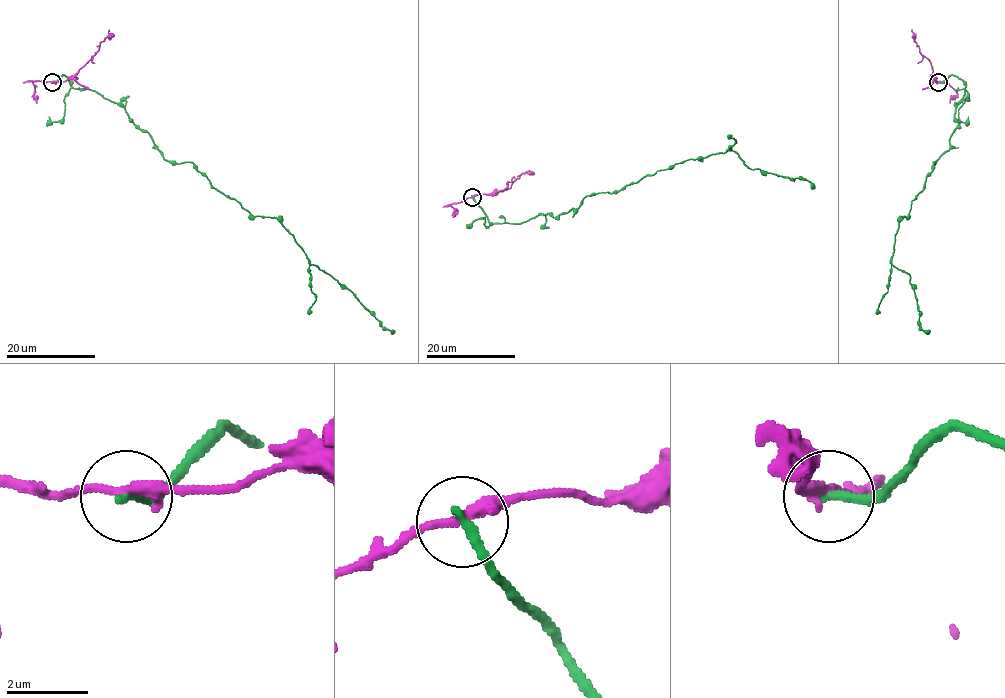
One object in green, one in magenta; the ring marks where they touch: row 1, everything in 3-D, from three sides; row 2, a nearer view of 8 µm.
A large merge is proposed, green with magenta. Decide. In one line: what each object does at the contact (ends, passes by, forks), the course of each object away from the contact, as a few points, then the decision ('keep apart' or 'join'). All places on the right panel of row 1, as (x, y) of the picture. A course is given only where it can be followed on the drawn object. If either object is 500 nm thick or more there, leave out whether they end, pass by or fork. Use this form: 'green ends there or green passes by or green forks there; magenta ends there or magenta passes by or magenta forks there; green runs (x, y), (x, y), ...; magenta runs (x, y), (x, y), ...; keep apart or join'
green ends there; magenta passes by; green runs (938, 83), (950, 75), (963, 81), (958, 125), (900, 217), (891, 264), (910, 277), (919, 327), (929, 332); magenta runs (938, 81), (935, 81), (931, 64), (919, 51), (911, 29); keep apart

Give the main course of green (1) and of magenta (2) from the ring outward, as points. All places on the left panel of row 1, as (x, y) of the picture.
1: (52, 83), (62, 75), (120, 104), (166, 159), (191, 162), (254, 216), (275, 217), (312, 264), (394, 332)
2: (52, 81), (65, 81), (72, 77), (98, 51), (109, 29)

